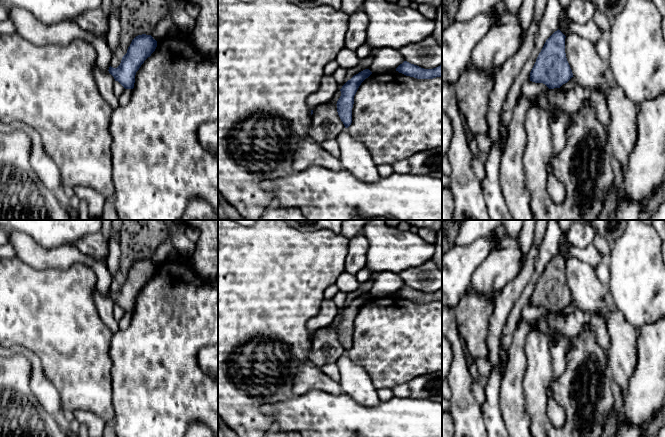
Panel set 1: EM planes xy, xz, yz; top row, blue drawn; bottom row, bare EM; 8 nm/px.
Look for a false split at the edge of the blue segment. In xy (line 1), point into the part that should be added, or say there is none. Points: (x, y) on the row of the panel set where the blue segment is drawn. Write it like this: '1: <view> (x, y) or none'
1: none

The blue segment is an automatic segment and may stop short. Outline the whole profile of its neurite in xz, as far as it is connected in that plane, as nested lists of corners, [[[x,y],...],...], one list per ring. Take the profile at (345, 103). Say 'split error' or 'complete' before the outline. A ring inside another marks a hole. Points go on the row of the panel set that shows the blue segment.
complete | [[[365,69],[354,75],[340,89],[341,96],[337,101],[337,112],[343,122],[345,128],[348,128],[352,123],[352,108],[354,104],[354,96],[361,83],[368,78],[372,72]]]

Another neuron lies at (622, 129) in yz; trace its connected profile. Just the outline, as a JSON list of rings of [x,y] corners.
[[[615,82],[605,95],[605,104],[609,111],[606,130],[614,152],[613,159],[624,169],[637,140],[638,107]]]

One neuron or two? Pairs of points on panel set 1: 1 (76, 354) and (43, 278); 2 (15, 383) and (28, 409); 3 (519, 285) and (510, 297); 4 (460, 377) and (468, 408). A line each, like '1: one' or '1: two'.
1: one
2: one
3: one
4: one

